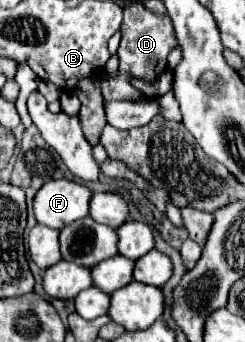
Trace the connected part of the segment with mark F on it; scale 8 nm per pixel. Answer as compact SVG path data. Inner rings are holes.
M55 179L55 183L45 183L35 195L35 217L47 227L63 229L89 215L91 197L93 193L83 183Z

